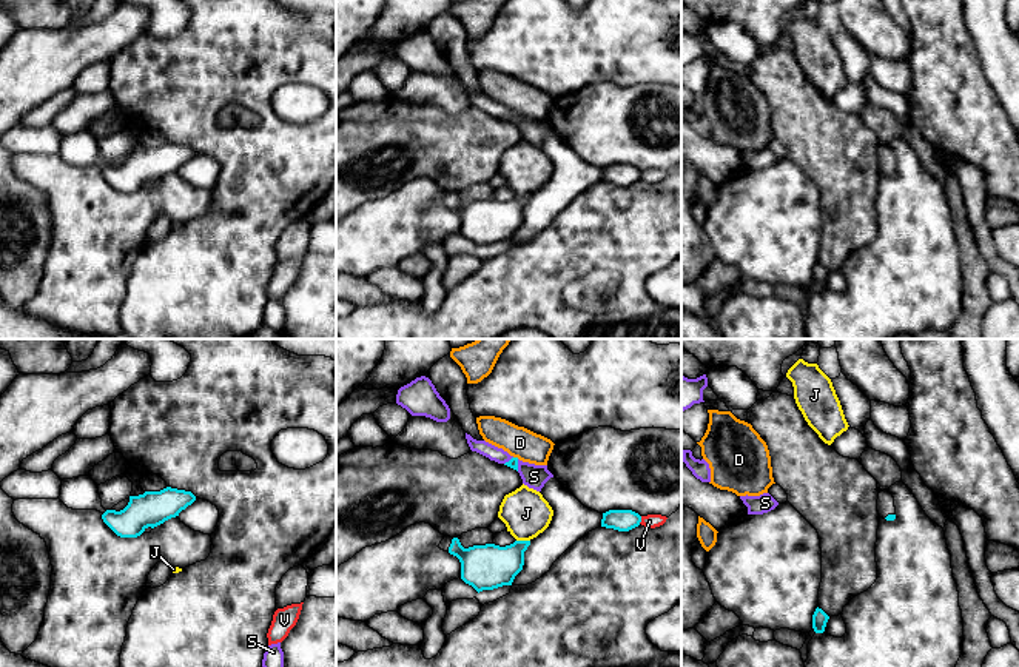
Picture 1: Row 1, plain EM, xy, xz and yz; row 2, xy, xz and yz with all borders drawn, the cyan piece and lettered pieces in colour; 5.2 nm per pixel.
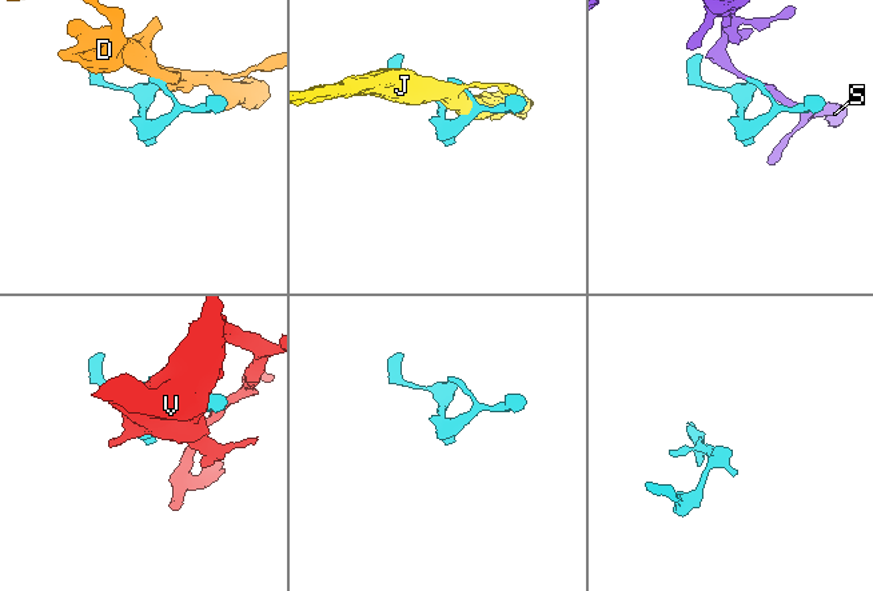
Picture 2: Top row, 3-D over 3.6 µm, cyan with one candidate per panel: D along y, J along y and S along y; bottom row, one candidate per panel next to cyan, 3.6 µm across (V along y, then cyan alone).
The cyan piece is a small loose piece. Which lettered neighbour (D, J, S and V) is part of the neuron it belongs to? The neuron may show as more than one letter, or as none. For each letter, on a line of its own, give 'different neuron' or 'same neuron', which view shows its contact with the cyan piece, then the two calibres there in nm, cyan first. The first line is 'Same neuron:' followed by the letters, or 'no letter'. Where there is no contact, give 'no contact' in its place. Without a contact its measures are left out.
Same neuron: no letter
D: different neuron; contact in xz; calibres 50 and 160 nm
J: different neuron; contact in xz; calibres 240 and 240 nm
S: different neuron; contact in xz; calibres 50 and 120 nm
V: different neuron; contact in xz; calibres 110 and 70 nm

